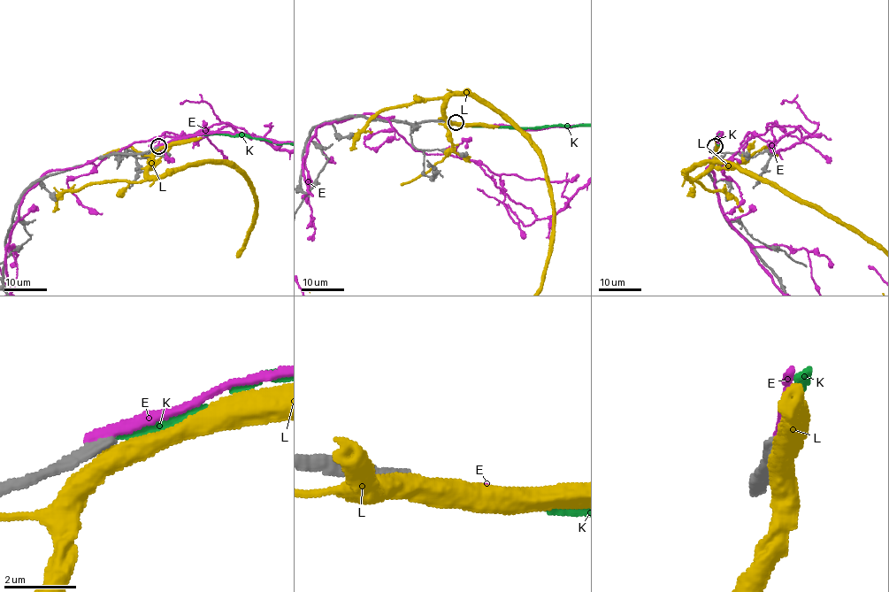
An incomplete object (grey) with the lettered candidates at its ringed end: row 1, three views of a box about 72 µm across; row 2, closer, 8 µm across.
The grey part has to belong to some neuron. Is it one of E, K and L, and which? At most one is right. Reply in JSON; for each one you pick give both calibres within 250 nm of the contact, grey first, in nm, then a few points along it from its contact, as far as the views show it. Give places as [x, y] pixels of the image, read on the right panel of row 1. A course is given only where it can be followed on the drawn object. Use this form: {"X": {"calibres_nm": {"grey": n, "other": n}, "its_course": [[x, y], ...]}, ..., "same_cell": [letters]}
{"same_cell": []}

